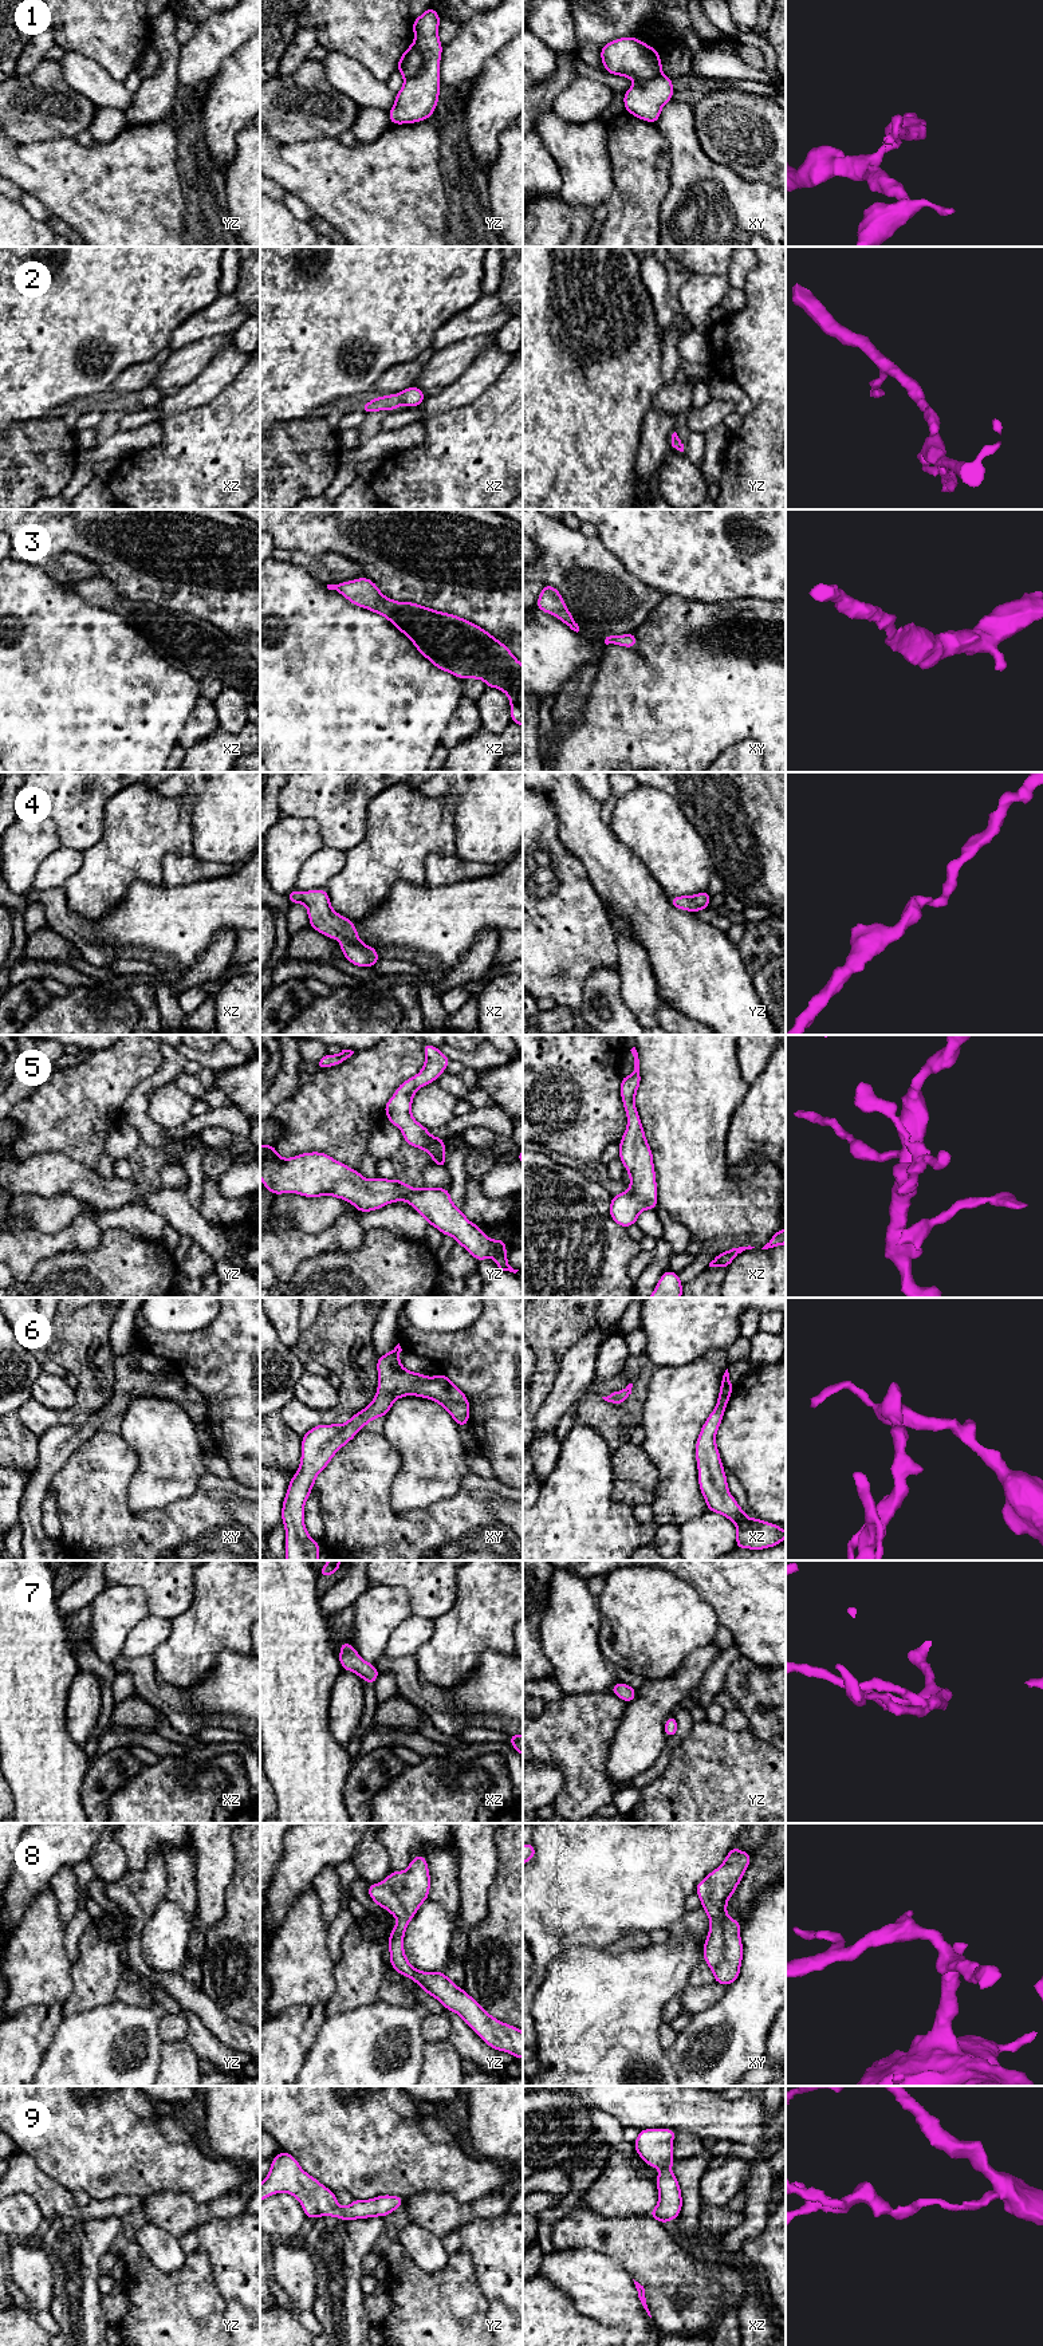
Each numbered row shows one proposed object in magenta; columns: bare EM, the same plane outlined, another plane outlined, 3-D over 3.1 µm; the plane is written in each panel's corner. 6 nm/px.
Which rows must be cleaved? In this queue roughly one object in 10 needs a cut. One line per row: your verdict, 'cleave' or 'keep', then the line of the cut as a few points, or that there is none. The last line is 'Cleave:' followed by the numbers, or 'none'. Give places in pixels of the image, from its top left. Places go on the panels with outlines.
1: keep; cut none
2: keep; cut none
3: keep; cut none
4: keep; cut none
5: keep; cut none
6: keep; cut none
7: keep; cut none
8: keep; cut none
9: keep; cut none
Cleave: none

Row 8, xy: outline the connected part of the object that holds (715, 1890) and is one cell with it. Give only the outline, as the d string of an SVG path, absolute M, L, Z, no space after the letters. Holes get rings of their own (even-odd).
M735 1845L724 1862L700 1881L694 1890L711 1920L704 1941L704 1961L711 1968L715 1981L721 1985L731 1985L740 1975L741 1924L727 1914L727 1904L743 1879L749 1861L751 1853L740 1851Z

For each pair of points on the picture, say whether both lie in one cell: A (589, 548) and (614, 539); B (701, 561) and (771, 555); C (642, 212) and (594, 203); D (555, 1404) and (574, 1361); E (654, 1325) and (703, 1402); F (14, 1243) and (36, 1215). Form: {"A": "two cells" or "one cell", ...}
{"A": "two cells", "B": "one cell", "C": "two cells", "D": "one cell", "E": "two cells", "F": "two cells"}

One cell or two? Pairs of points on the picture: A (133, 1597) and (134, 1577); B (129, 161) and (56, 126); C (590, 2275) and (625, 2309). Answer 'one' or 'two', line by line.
A: two
B: two
C: one

